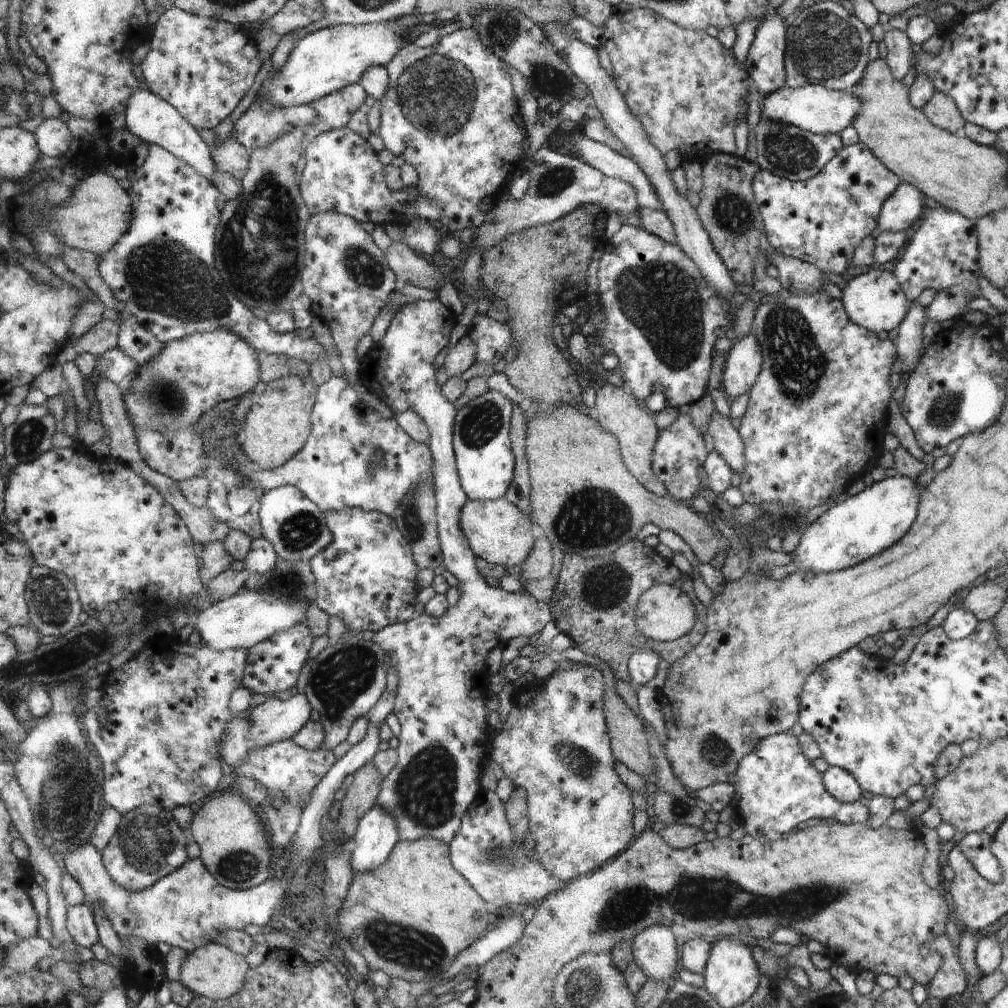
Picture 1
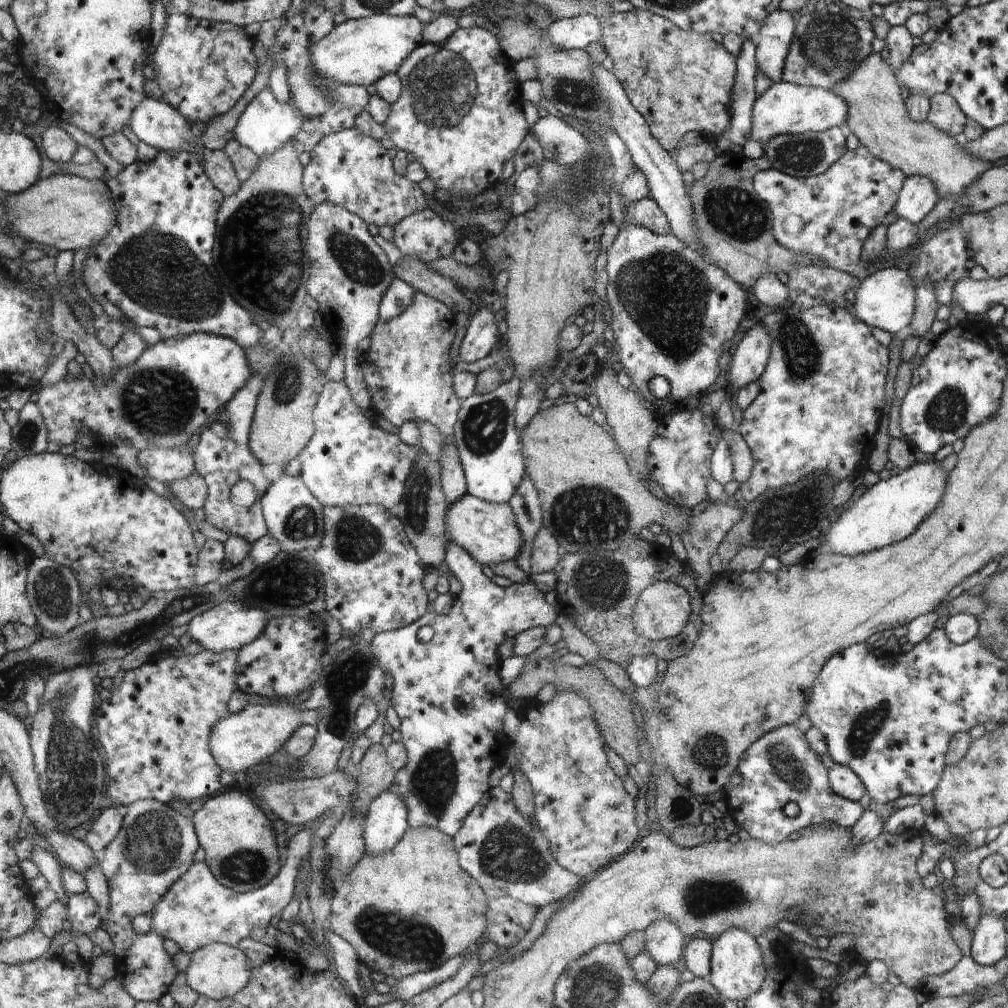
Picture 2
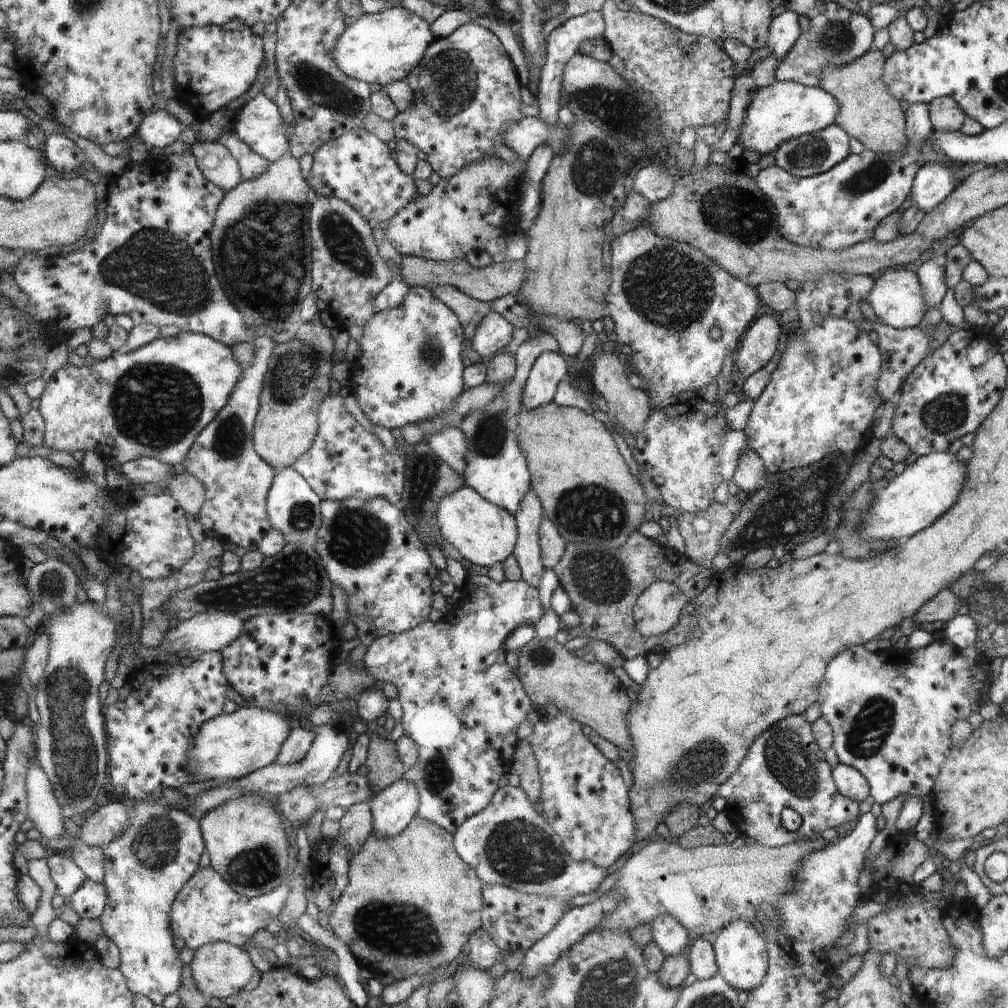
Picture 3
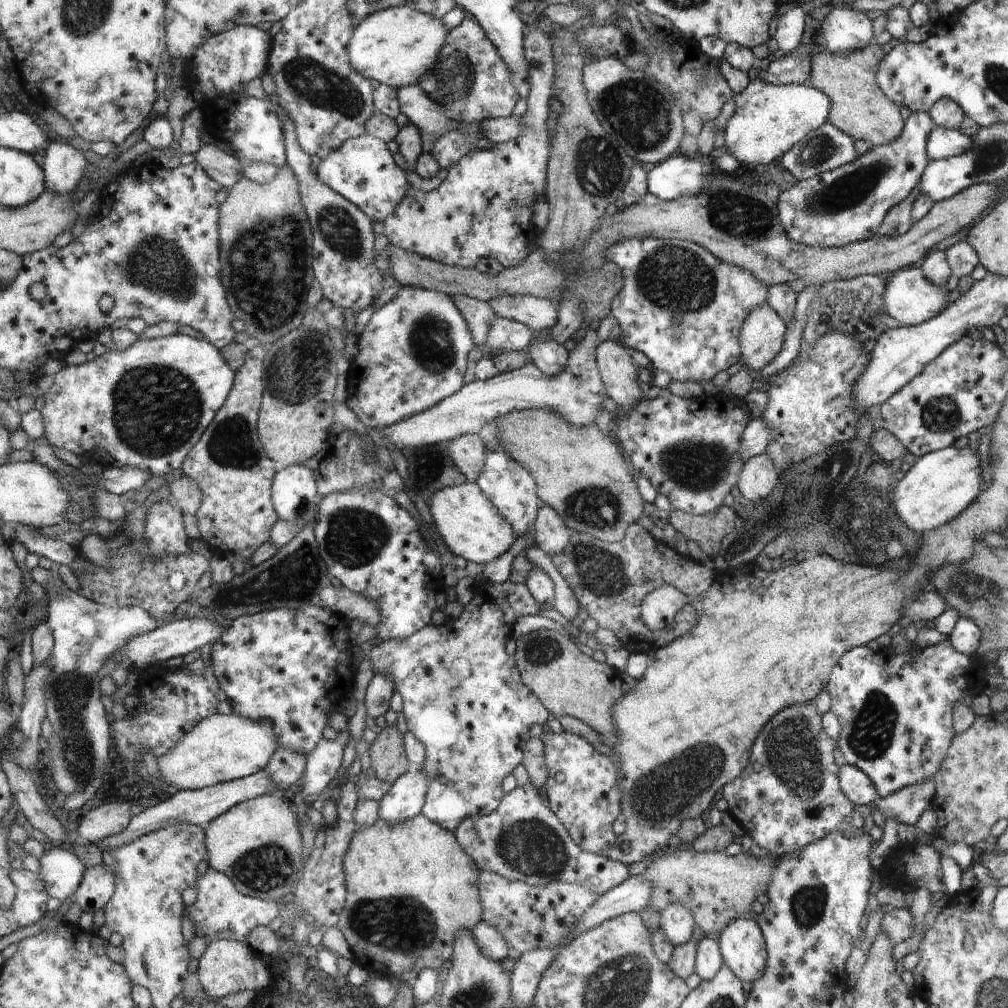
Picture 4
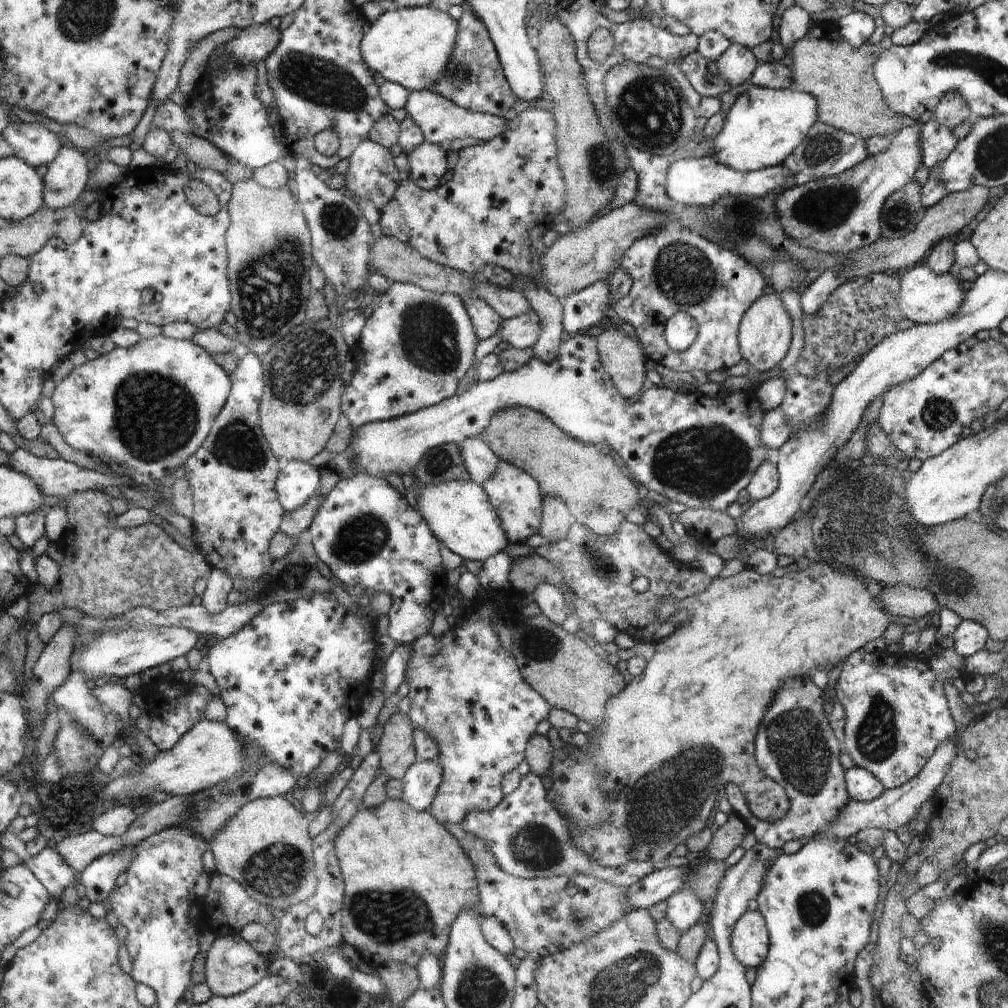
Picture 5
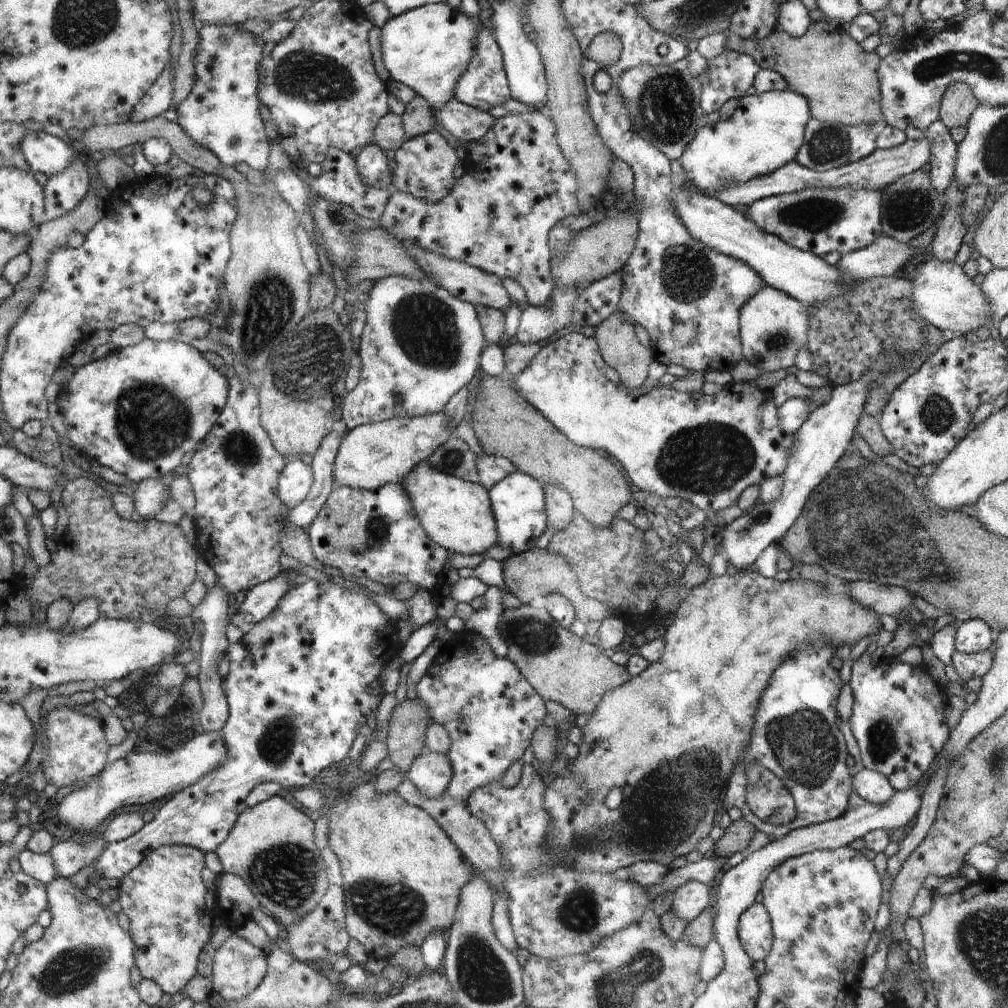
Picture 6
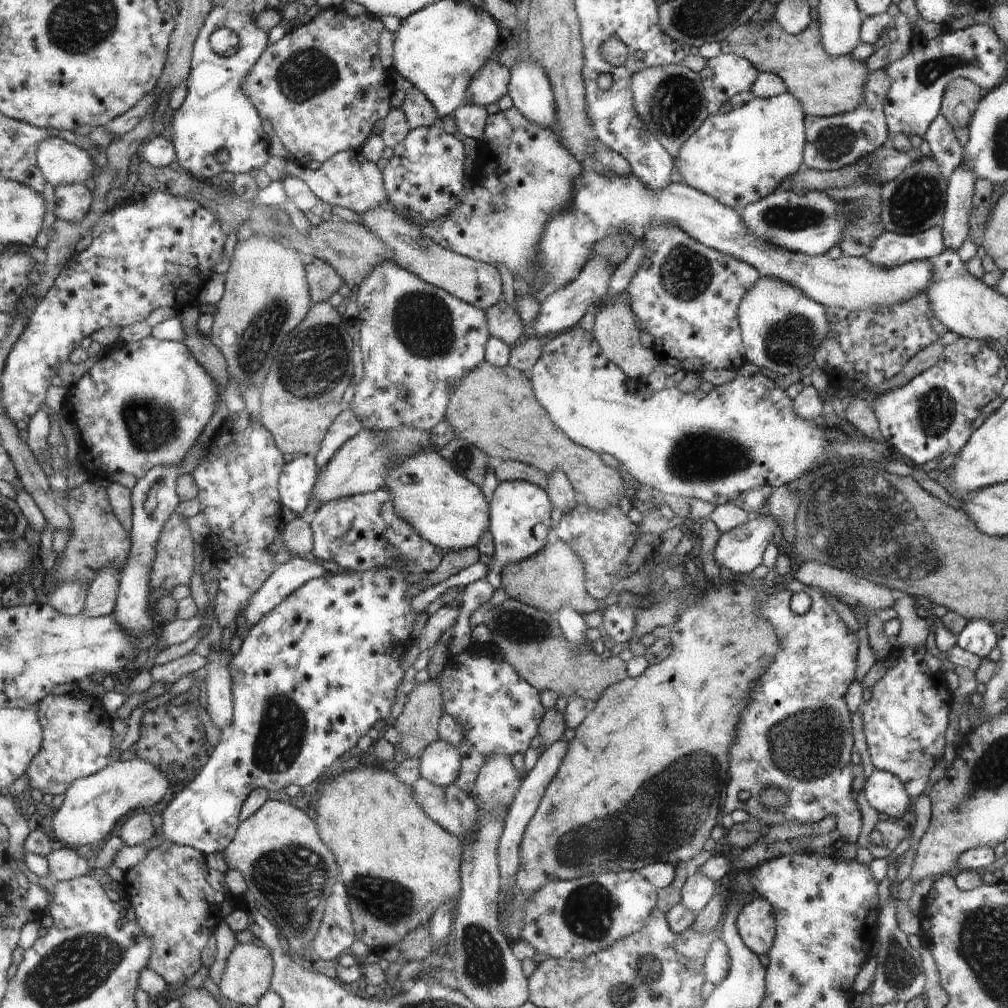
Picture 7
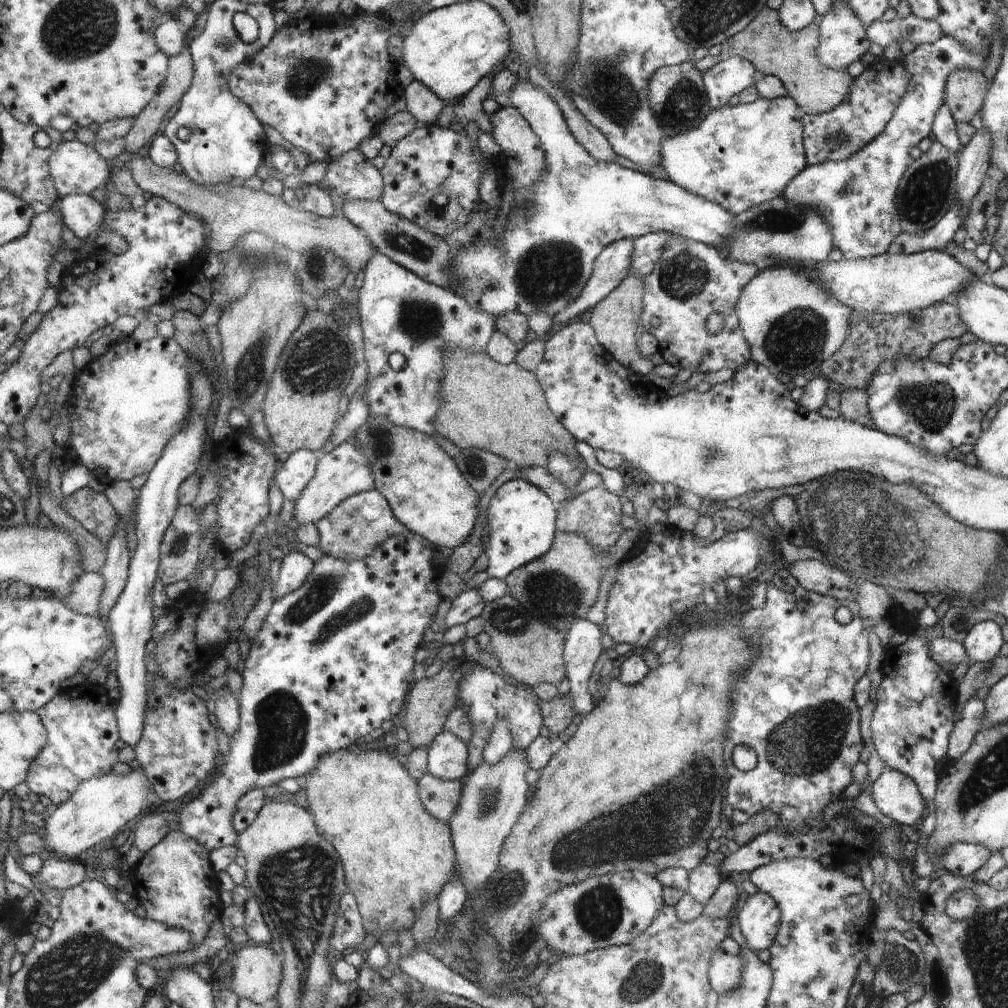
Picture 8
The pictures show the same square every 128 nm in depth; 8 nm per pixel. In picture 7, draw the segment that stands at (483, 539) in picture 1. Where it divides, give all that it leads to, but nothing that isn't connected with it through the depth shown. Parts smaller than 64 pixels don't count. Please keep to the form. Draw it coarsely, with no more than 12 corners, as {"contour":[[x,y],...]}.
{"contour":[[434,448],[388,474],[398,512],[442,552],[476,547],[489,504]]}

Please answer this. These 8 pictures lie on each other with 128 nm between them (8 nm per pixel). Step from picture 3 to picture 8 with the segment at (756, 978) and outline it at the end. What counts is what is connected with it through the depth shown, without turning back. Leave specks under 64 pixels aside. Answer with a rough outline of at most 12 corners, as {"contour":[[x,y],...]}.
{"contour":[[751,890],[736,919],[760,951],[778,938],[782,912],[768,893]]}

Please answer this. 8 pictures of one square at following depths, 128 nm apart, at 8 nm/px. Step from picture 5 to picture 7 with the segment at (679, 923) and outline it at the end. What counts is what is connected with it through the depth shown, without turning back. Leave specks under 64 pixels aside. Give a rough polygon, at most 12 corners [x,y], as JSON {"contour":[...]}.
{"contour":[[700,871],[686,879],[681,902],[698,913],[721,885]]}

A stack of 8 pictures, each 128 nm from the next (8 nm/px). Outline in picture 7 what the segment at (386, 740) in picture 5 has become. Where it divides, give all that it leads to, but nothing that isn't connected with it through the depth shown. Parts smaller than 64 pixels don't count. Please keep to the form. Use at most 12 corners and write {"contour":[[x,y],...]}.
{"contour":[[418,683],[394,725],[397,746],[419,759],[439,738],[443,689]]}

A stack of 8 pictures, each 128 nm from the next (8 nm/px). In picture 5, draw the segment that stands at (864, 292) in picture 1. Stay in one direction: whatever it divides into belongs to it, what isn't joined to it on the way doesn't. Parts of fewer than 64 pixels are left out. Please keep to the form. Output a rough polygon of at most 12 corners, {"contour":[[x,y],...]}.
{"contour":[[926,264],[900,278],[898,310],[918,325],[957,315],[959,278]]}

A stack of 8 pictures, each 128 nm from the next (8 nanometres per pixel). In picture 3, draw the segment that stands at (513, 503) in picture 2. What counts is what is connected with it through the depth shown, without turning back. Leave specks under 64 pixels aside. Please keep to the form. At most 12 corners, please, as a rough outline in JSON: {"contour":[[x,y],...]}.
{"contour":[[524,496],[514,556],[536,588],[545,569],[539,546],[544,516],[538,496]]}

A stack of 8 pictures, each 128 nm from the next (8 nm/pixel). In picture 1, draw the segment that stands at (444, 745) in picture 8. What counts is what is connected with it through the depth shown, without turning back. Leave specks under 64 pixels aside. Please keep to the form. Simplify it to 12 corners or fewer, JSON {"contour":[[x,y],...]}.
{"contour":[[378,804],[351,841],[353,874],[387,863],[399,826]]}

